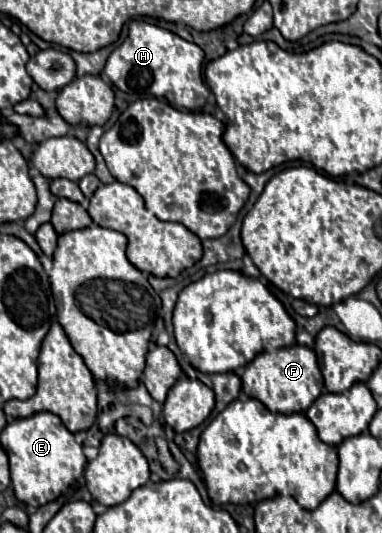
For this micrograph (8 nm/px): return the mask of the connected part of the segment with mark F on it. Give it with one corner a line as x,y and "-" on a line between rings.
304,345
278,349
272,353
260,353
244,369
242,391
248,397
262,401
272,413
304,413
324,391
324,381
316,361
316,353

